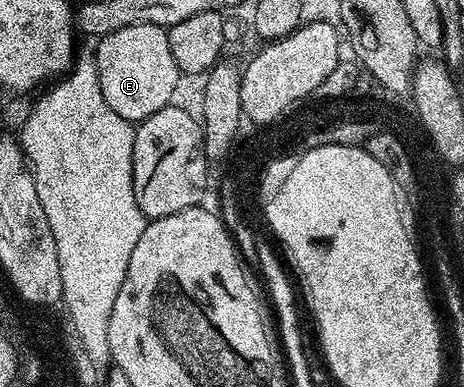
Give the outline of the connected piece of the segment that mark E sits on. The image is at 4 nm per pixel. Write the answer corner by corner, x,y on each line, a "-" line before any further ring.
136,23
105,35
95,47
97,55
94,54
93,59
99,69
100,89
107,105
119,117
138,123
174,100
172,97
181,81
181,74
171,54
166,28

